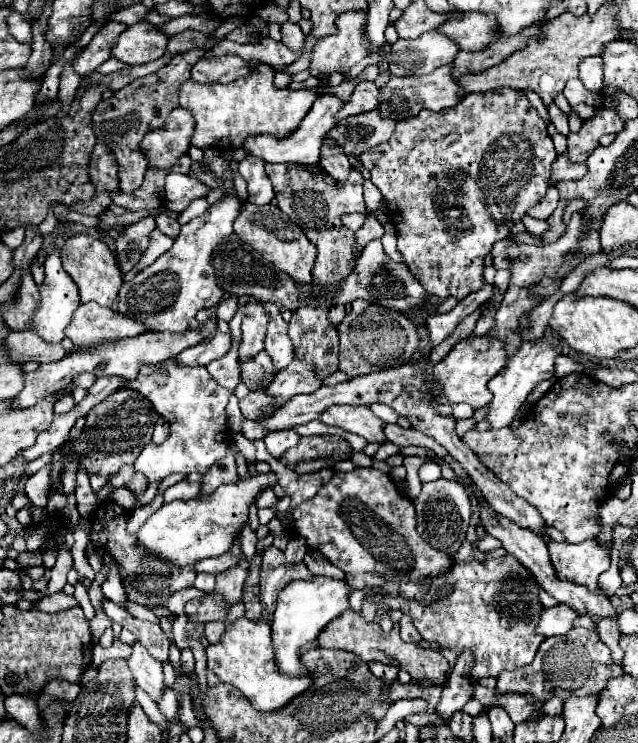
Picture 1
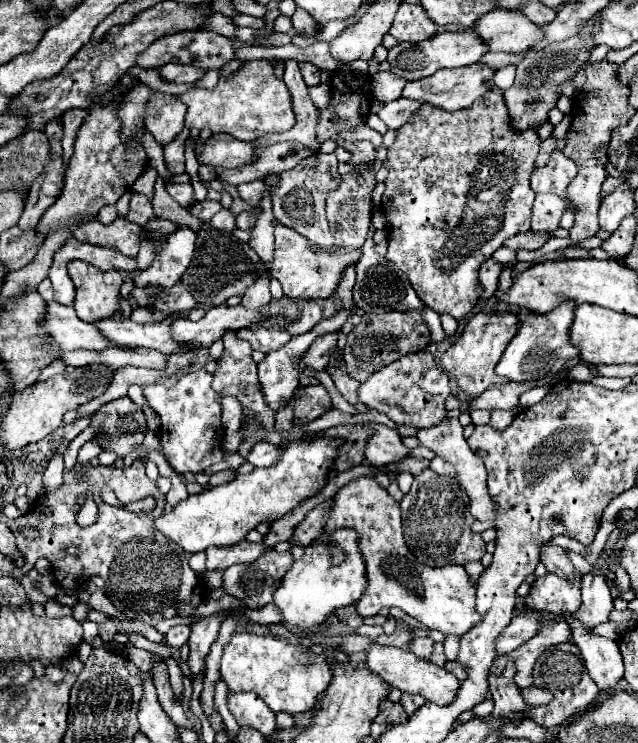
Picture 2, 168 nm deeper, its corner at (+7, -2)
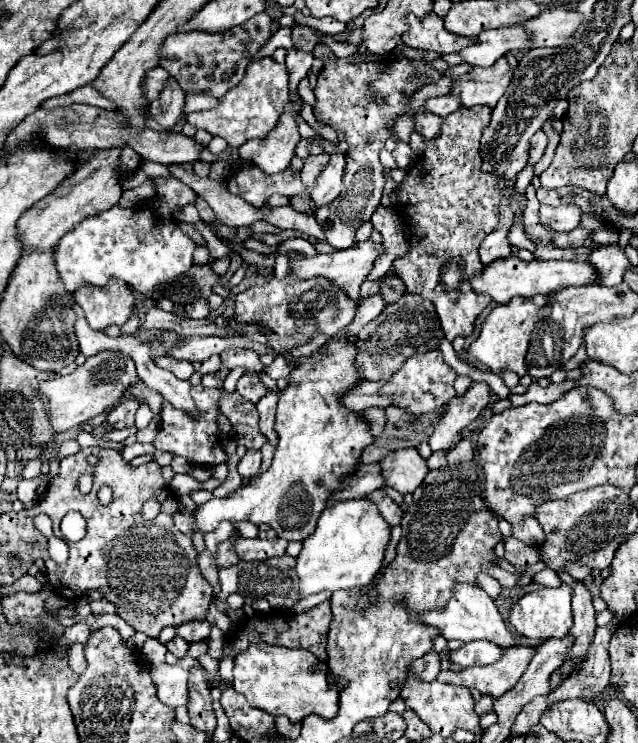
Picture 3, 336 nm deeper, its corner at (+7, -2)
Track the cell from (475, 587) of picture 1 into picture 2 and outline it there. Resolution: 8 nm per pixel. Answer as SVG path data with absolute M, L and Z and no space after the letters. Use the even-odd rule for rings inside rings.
M508 664L508 672L504 672L504 676L498 676L496 680L492 680L492 676L488 676L488 690L492 694L494 700L494 716L506 716L512 722L518 722L522 716L520 712L524 710L524 698L520 694L520 688L516 688L516 684L512 684L512 664Z

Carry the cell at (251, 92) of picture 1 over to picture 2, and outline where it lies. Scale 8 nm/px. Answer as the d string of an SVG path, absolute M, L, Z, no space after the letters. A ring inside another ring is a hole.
M268 60L244 62L238 72L230 78L220 78L214 90L190 88L178 96L186 106L186 128L188 130L210 130L212 134L226 132L238 140L254 140L272 132L286 132L294 126L292 98L288 96L286 84L274 76Z

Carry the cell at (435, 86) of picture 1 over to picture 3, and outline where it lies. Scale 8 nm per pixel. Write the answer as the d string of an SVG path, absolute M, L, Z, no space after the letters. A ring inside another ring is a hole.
M502 56L494 66L490 68L472 68L472 72L458 78L452 96L460 96L464 106L476 106L484 104L494 108L500 96L504 96L508 84L512 80L512 70L508 66L508 60Z

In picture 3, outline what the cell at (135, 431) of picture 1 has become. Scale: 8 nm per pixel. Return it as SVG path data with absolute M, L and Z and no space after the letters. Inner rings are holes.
M132 398L124 400L116 408L110 410L106 422L110 422L114 428L128 428L134 424L134 414L136 414L138 406L140 406L138 400L132 400Z

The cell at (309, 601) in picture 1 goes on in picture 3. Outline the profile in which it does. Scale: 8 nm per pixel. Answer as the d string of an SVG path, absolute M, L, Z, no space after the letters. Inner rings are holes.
M368 498L338 500L328 506L316 526L316 532L304 540L304 548L298 556L296 572L300 576L300 596L322 590L350 590L366 586L382 568L384 554L390 542L390 526L382 520L376 504Z

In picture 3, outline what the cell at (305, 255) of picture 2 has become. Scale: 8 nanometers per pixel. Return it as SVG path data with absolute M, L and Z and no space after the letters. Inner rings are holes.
M370 240L366 242L356 242L352 248L348 250L338 250L332 254L316 254L316 256L302 256L292 260L292 270L300 280L308 280L314 276L324 276L328 280L332 280L334 284L338 284L352 300L360 300L360 286L362 282L368 278L368 274L374 268L376 258L384 252L382 244L374 244Z

